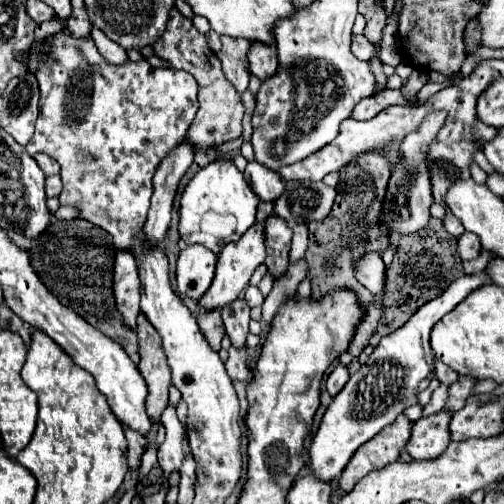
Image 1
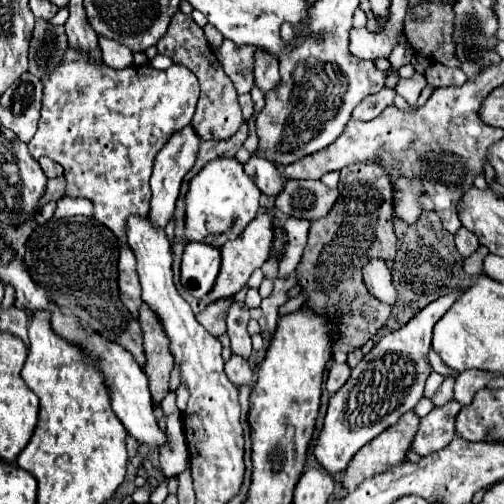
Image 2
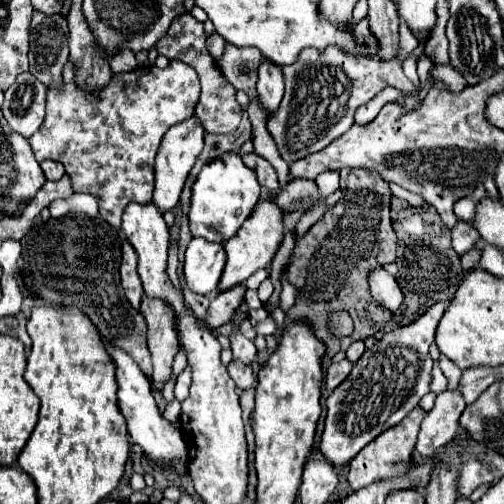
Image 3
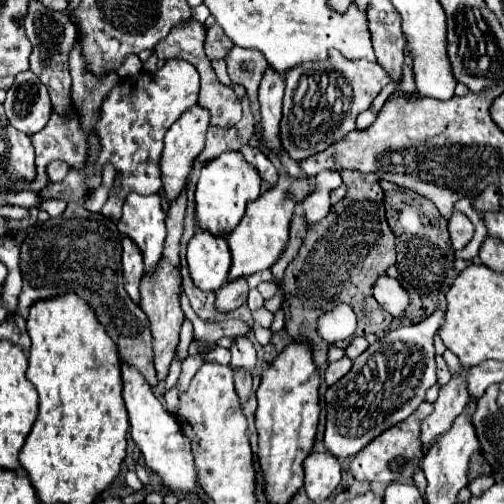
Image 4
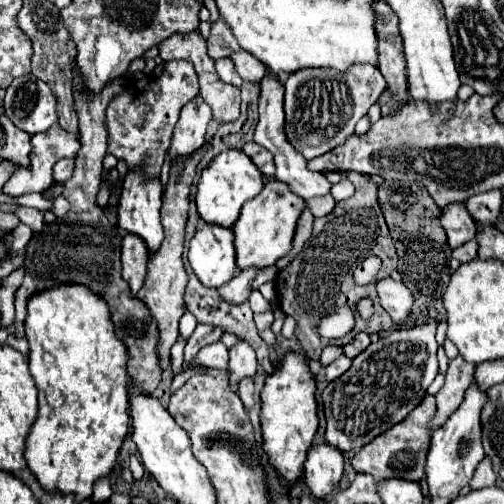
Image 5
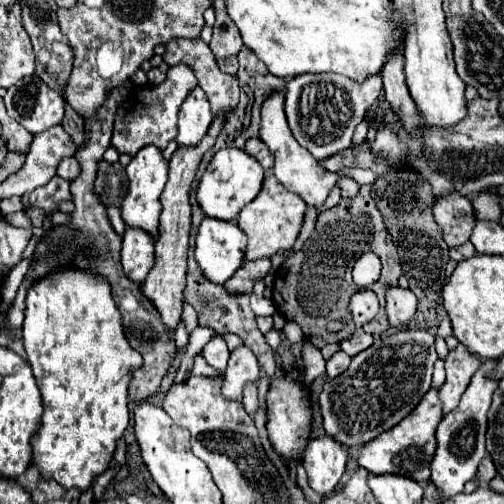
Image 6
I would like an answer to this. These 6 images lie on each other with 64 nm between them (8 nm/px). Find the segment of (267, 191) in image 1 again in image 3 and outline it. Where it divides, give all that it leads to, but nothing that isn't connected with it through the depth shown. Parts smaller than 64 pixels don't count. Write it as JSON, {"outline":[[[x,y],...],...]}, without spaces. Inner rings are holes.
{"outline":[[[254,152],[252,154],[246,154],[242,156],[242,162],[252,168],[256,172],[256,178],[260,182],[260,186],[268,188],[268,190],[278,190],[280,184],[278,184],[278,176],[276,176],[276,170],[272,168],[272,164],[260,156],[256,156]]]}

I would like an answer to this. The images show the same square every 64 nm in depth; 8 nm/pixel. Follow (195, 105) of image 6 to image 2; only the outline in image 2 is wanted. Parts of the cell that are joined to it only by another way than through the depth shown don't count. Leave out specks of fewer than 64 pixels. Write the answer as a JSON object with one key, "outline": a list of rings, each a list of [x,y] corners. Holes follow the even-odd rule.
{"outline":[[[186,126],[184,130],[176,132],[168,140],[168,144],[158,152],[156,162],[154,162],[152,180],[150,180],[150,186],[152,186],[152,204],[150,204],[150,214],[148,214],[150,216],[150,222],[156,228],[162,228],[164,230],[166,224],[170,222],[170,218],[174,214],[174,204],[176,204],[176,198],[178,198],[178,192],[180,192],[180,182],[186,176],[186,172],[194,166],[198,148],[200,148],[200,138],[192,130],[192,126]]]}

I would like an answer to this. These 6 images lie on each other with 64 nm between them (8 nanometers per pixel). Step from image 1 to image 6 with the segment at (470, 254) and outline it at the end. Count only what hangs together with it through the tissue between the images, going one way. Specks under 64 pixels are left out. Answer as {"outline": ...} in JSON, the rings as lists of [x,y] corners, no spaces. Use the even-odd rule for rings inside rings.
{"outline":[[[450,194],[450,196],[444,196],[442,200],[438,198],[432,212],[434,212],[434,218],[440,224],[440,228],[444,232],[444,240],[450,248],[456,248],[470,240],[476,218],[474,218],[472,204],[466,196]]]}

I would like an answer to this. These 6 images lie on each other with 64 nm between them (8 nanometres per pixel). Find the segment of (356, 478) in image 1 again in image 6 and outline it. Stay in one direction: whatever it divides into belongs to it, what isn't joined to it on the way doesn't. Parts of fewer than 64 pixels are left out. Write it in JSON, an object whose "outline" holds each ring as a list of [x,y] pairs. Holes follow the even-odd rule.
{"outline":[[[430,390],[424,394],[424,400],[394,428],[380,434],[376,440],[368,442],[360,456],[358,466],[366,468],[370,474],[398,474],[408,476],[420,484],[426,484],[430,478],[430,462],[436,450],[436,426],[442,420],[442,406],[438,398],[438,390]]]}

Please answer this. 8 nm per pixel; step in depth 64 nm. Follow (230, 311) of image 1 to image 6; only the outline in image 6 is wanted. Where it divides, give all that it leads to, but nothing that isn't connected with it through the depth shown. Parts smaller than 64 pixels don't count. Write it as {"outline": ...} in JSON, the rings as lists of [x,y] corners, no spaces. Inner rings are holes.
{"outline":[[[238,346],[230,352],[230,362],[224,374],[224,386],[222,392],[230,400],[242,400],[242,388],[246,382],[256,382],[258,380],[258,360],[252,354],[250,348]]]}

